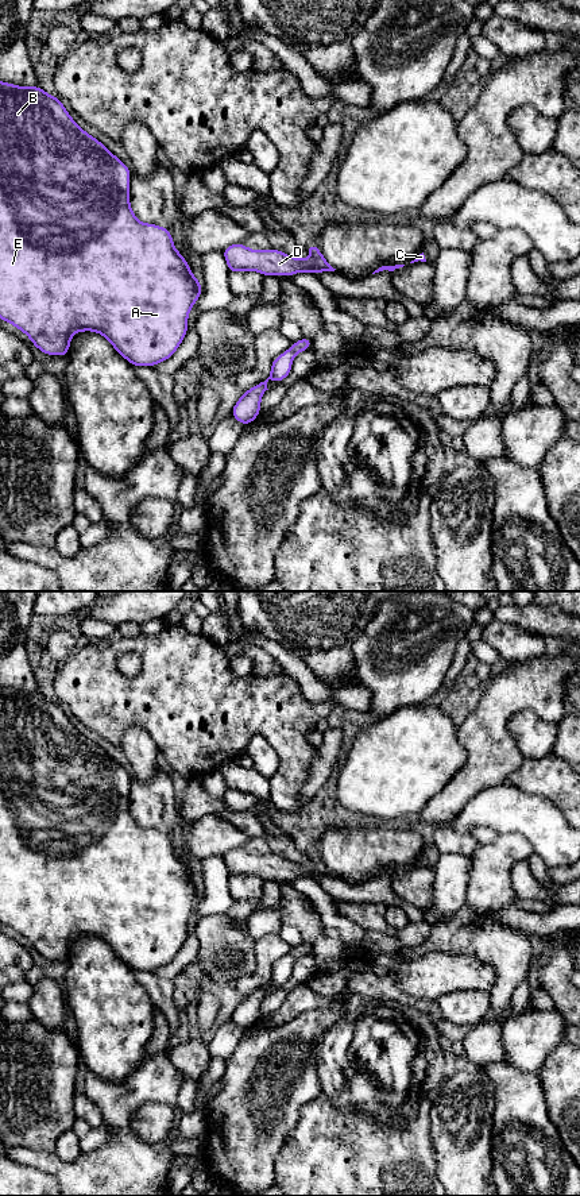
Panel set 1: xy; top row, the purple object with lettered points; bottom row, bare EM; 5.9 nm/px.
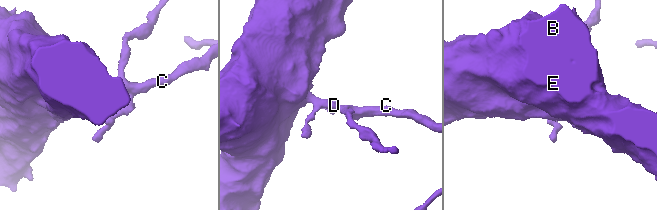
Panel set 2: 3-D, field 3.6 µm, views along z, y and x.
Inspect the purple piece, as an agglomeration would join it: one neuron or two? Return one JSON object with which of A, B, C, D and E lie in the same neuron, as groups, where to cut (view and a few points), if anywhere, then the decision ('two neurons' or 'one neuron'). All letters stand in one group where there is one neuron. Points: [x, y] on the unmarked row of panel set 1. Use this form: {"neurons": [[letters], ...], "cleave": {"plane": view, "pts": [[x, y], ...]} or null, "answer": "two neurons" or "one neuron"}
{"neurons": [["A", "B", "C", "D", "E"]], "cleave": null, "answer": "one neuron"}

